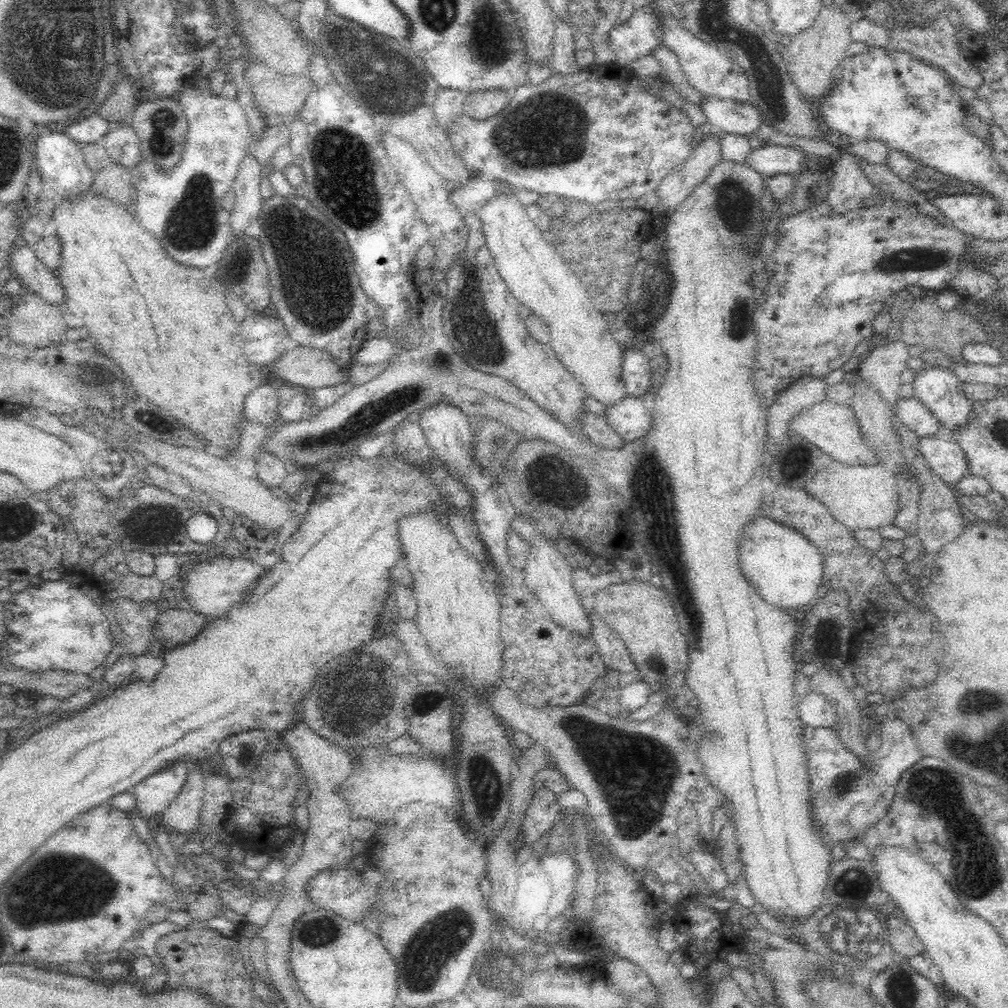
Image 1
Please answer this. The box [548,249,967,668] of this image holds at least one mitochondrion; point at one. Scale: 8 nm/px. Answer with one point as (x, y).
(653, 487)

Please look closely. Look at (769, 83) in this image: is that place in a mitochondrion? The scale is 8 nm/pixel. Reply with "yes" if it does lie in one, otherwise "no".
yes

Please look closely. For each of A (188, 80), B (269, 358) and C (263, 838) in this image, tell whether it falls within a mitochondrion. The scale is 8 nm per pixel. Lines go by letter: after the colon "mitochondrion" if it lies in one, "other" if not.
A: other
B: other
C: other

